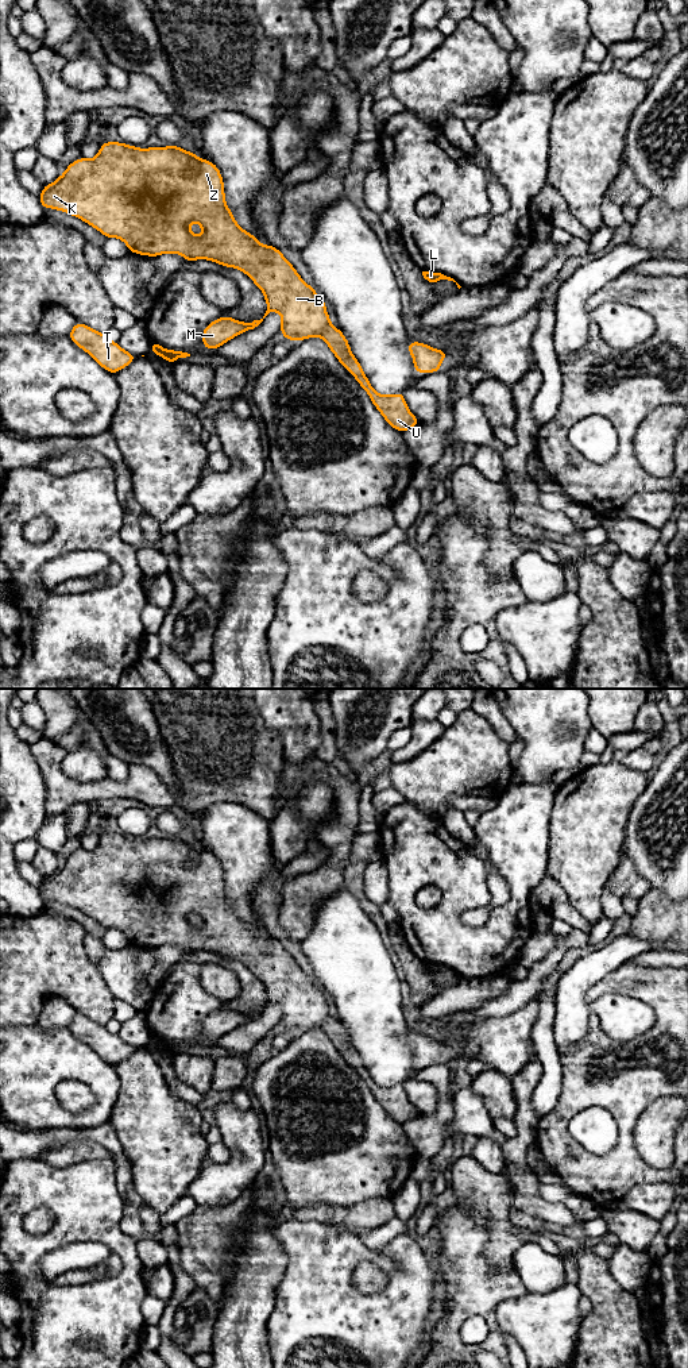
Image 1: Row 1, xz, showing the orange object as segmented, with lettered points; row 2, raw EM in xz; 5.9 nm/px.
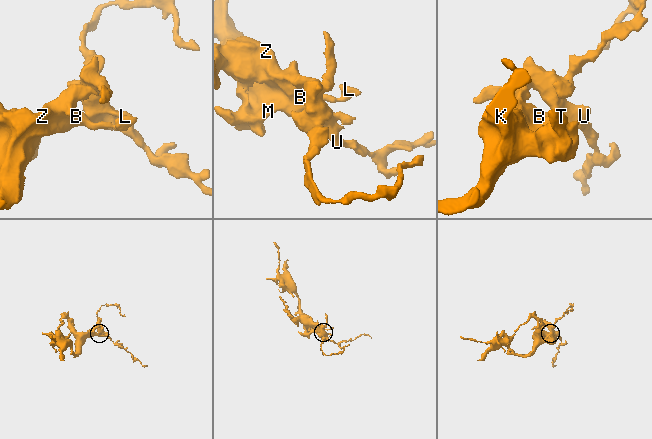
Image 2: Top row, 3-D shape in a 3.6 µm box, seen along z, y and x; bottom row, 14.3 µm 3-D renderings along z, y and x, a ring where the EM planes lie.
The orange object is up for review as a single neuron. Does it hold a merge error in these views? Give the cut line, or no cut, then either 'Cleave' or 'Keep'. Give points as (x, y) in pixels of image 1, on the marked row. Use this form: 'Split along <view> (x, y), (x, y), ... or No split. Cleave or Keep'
No split. Keep

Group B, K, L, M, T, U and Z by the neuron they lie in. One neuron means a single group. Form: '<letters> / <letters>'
B K L M T U Z

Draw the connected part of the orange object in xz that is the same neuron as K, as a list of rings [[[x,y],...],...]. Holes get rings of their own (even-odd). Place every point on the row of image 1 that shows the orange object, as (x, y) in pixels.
[[[104,142],[93,159],[80,157],[53,184],[43,185],[39,200],[43,209],[66,212],[88,223],[105,238],[121,239],[130,253],[152,258],[174,253],[188,262],[208,259],[246,273],[264,294],[267,304],[264,316],[252,323],[229,316],[209,323],[201,336],[206,350],[216,350],[236,335],[254,330],[270,312],[277,311],[282,317],[279,332],[285,340],[322,338],[394,429],[403,433],[420,424],[409,411],[402,392],[383,396],[371,386],[362,365],[352,355],[347,338],[331,324],[325,300],[316,294],[316,288],[309,286],[299,277],[277,247],[259,243],[252,234],[236,223],[225,204],[221,173],[213,162],[200,159],[196,153],[189,153],[179,146],[138,149],[123,142]],[[192,221],[202,227],[201,236],[189,230]]]

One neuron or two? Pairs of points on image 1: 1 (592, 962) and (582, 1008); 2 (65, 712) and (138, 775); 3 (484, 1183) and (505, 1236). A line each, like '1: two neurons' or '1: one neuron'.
1: one neuron
2: two neurons
3: one neuron

